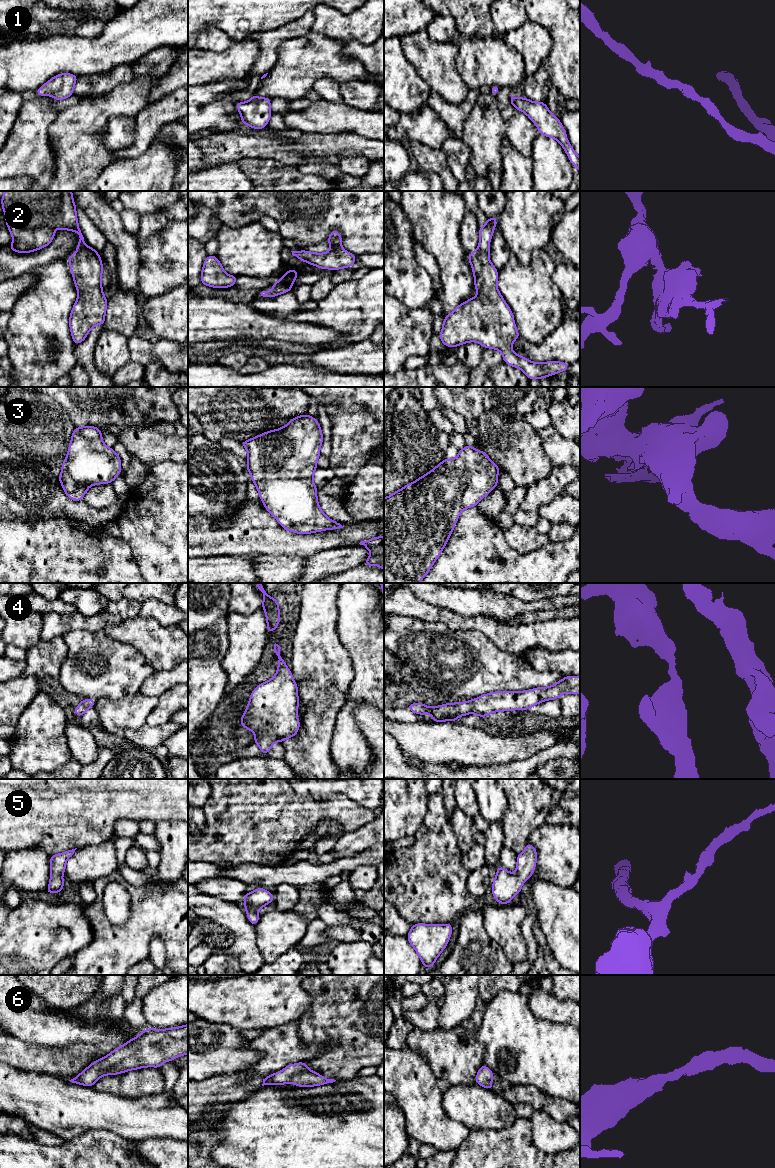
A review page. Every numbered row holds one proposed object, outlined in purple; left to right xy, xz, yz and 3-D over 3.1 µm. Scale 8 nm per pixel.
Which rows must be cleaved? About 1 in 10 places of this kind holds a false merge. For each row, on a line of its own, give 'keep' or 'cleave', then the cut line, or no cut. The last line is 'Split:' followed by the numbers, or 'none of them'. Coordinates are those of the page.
1: keep; no cut
2: keep; no cut
3: keep; no cut
4: keep; no cut
5: keep; no cut
6: keep; no cut
Split: none of them

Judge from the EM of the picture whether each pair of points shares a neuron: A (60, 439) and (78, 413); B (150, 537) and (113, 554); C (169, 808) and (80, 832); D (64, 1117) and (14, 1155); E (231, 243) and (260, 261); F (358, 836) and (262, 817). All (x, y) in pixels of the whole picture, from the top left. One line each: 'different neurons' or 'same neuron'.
A: different neurons
B: different neurons
C: same neuron
D: different neurons
E: same neuron
F: different neurons

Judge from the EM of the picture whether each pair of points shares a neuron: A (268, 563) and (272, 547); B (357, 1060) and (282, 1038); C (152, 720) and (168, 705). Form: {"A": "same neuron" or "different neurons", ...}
{"A": "different neurons", "B": "different neurons", "C": "same neuron"}

